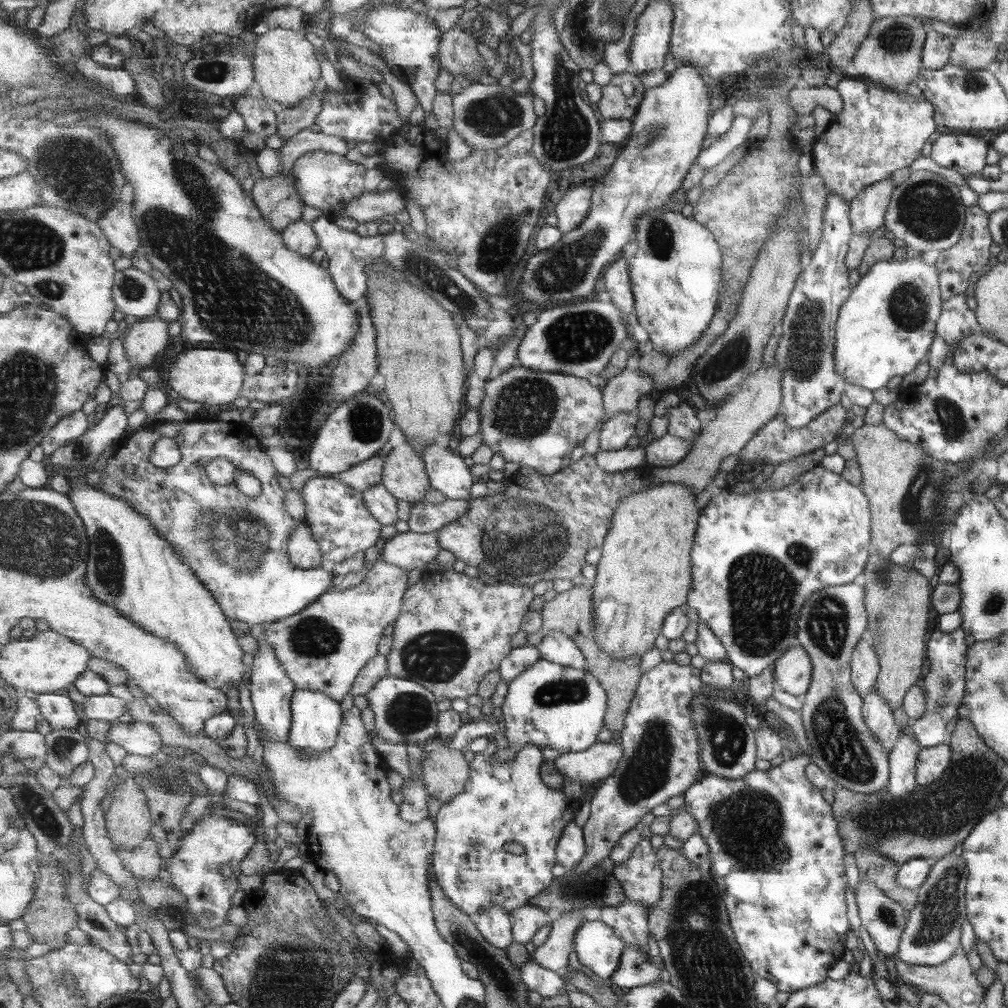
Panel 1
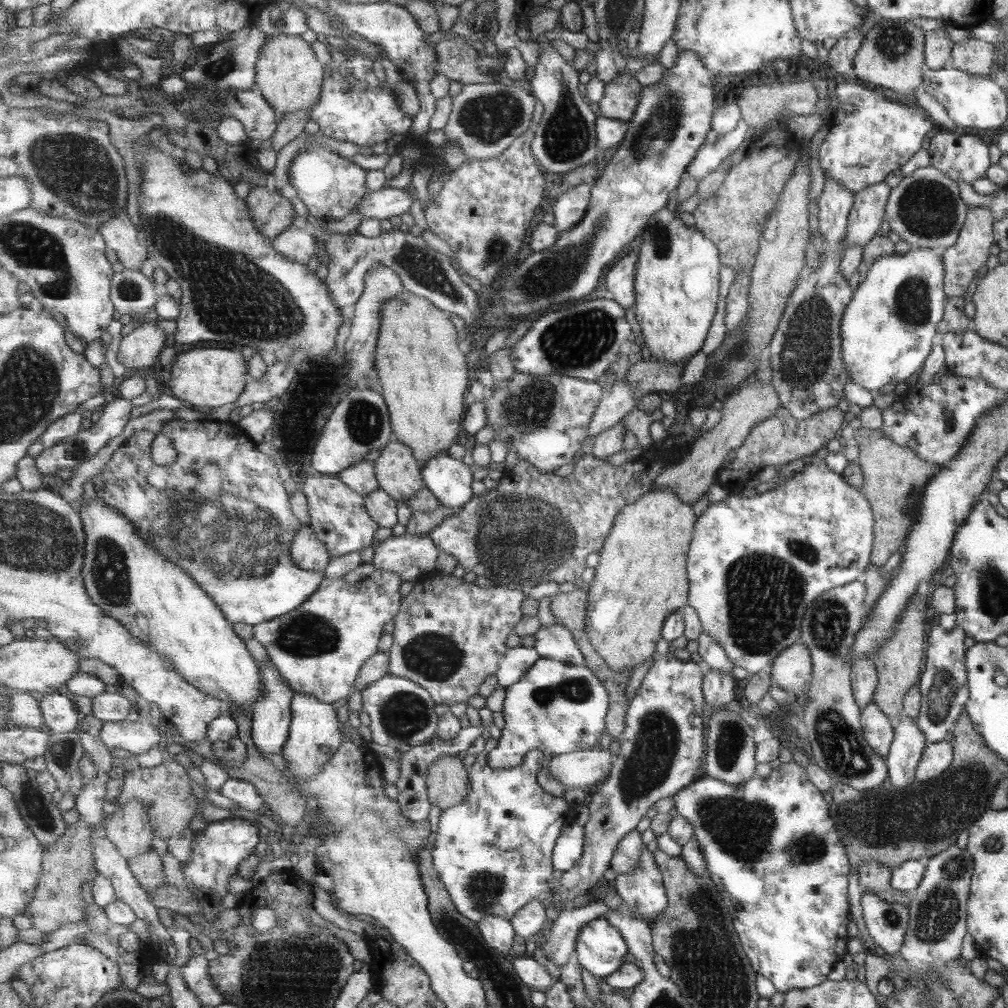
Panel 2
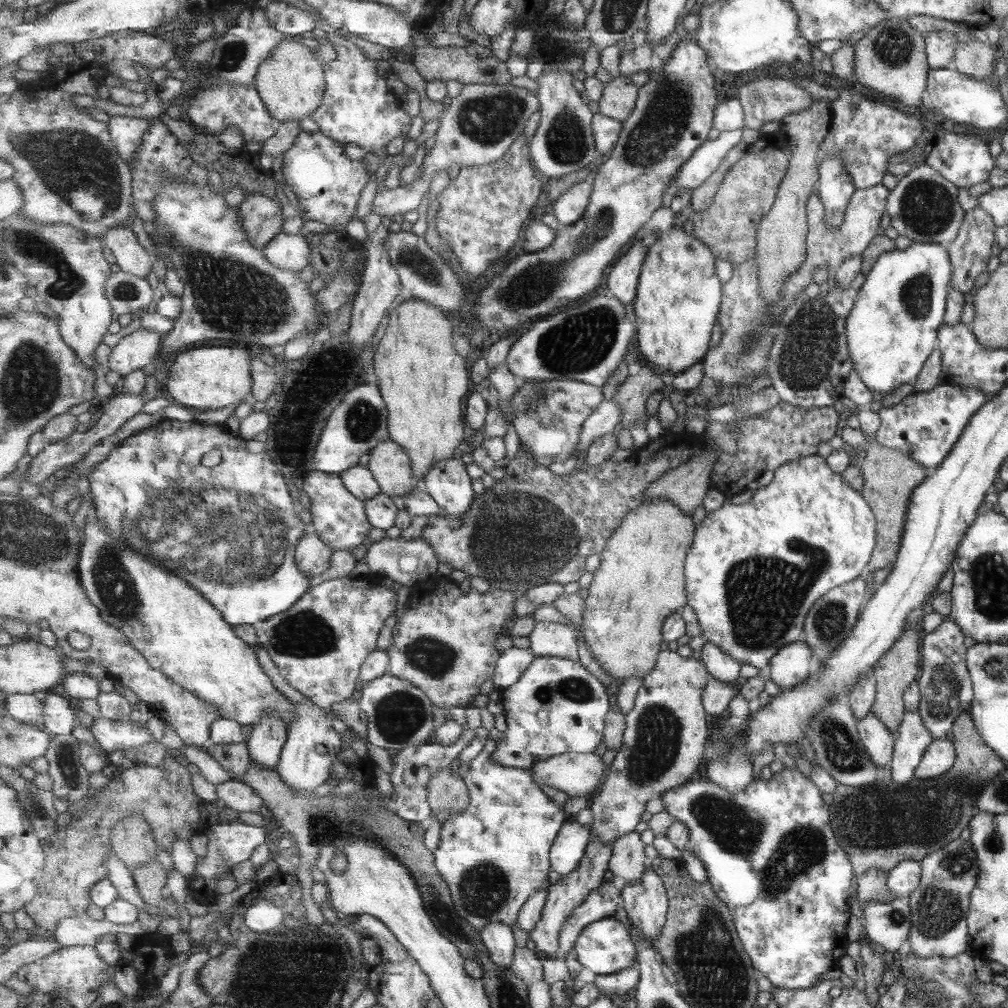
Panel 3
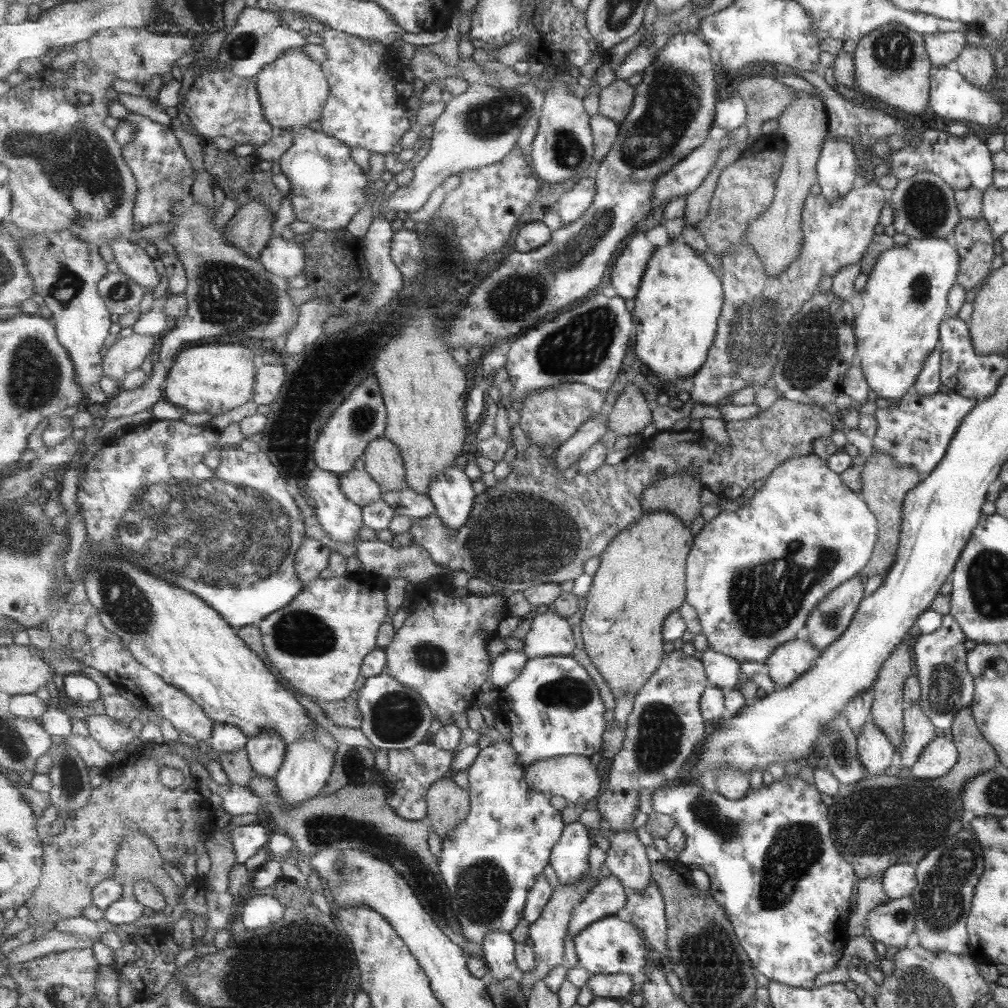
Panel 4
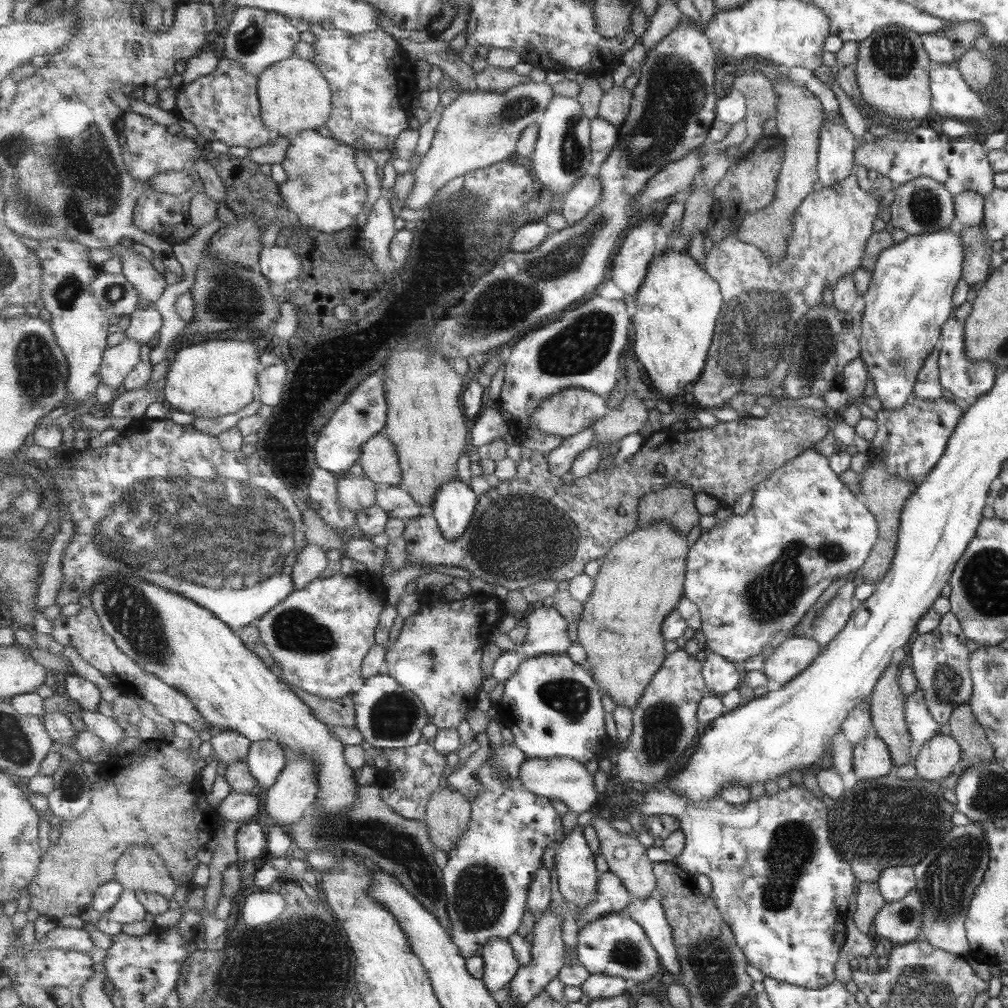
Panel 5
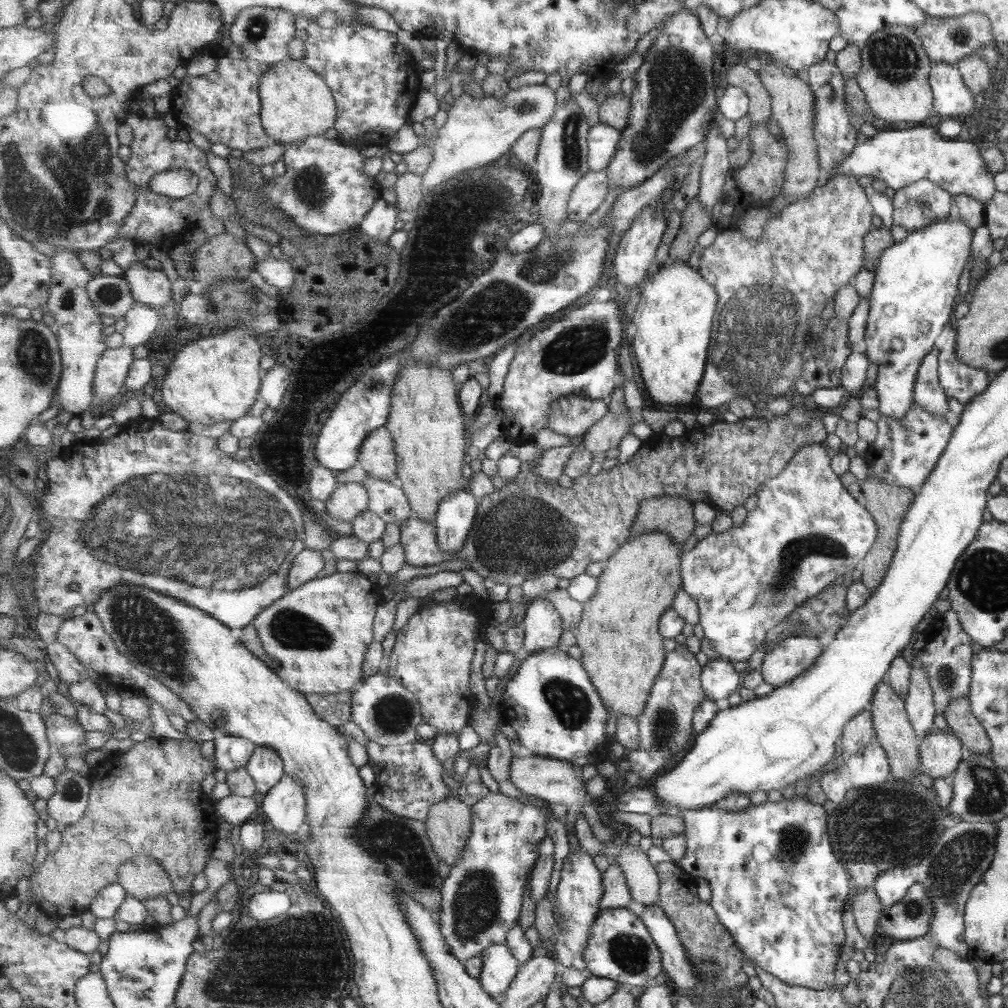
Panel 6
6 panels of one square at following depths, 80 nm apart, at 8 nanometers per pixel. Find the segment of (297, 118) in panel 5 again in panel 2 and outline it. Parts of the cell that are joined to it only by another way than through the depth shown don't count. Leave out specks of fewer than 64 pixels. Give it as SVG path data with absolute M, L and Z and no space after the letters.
M289 33L269 36L269 43L263 47L257 63L256 88L276 113L281 116L313 109L322 98L325 80L326 65L317 60L309 42Z

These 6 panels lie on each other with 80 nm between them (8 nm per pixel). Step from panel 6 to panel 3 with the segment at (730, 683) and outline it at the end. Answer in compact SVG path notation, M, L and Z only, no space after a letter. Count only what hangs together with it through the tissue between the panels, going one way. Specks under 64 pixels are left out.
M706 641L701 651L700 658L707 665L712 677L727 684L736 684L737 678L741 674L742 664L739 661L723 652L719 646L711 641Z

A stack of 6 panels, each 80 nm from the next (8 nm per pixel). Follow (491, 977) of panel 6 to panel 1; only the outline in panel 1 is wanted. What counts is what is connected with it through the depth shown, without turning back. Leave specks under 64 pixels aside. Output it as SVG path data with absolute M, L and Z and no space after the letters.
M494 904L473 918L482 936L491 945L507 951L513 944L513 919L511 912Z

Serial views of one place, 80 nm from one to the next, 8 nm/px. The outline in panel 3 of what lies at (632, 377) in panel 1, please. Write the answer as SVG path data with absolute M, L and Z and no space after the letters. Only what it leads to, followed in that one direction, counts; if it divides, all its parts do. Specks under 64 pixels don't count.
M616 398L603 401L583 425L583 430L580 434L581 442L577 446L575 455L582 456L583 450L588 451L597 440L601 439L601 436L611 434L619 423L620 406Z

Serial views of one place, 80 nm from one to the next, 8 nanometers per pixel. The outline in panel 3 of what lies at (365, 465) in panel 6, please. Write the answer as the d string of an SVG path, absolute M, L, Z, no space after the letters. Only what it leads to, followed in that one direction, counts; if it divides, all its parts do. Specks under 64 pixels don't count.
M390 439L371 450L368 468L379 482L382 492L391 498L405 496L418 486L407 450Z

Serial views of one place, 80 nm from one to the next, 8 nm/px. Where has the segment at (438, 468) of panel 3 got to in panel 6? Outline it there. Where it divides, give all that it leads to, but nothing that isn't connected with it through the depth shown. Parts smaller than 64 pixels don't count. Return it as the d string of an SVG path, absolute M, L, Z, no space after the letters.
M461 489L439 505L435 525L441 550L459 552L465 548L477 519L479 501L469 490Z

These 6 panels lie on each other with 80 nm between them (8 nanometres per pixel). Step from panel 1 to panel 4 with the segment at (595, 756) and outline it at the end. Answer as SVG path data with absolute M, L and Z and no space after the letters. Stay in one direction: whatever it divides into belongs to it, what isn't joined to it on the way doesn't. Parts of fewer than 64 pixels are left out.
M579 754L548 758L542 761L532 762L526 769L525 779L535 790L542 791L548 796L563 796L567 804L585 804L593 806L601 793L601 778L597 774L596 766L591 760Z

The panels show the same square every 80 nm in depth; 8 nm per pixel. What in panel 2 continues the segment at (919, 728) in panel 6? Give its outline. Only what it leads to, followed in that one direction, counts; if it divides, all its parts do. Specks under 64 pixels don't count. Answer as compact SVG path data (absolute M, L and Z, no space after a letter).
M902 715L893 725L894 733L885 758L885 765L890 784L897 788L905 788L905 786L909 786L913 782L915 767L919 762L925 745L928 743L915 722L915 718Z

